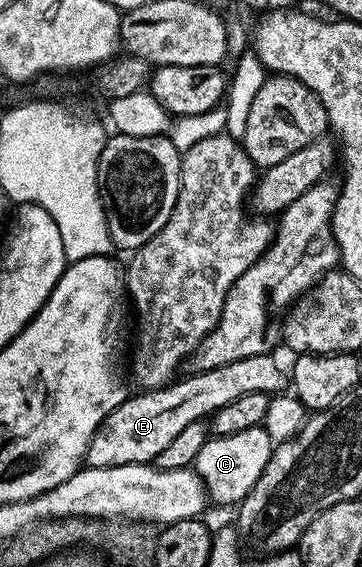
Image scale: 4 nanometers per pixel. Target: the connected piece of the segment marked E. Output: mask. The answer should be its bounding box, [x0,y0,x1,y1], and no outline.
[84,353,287,467]

